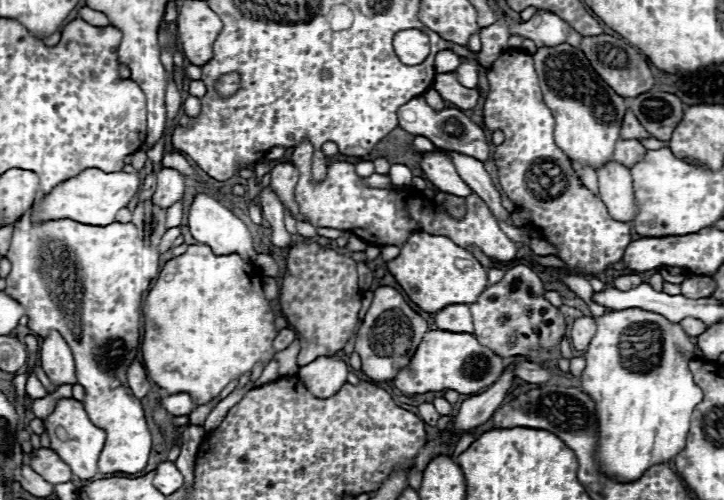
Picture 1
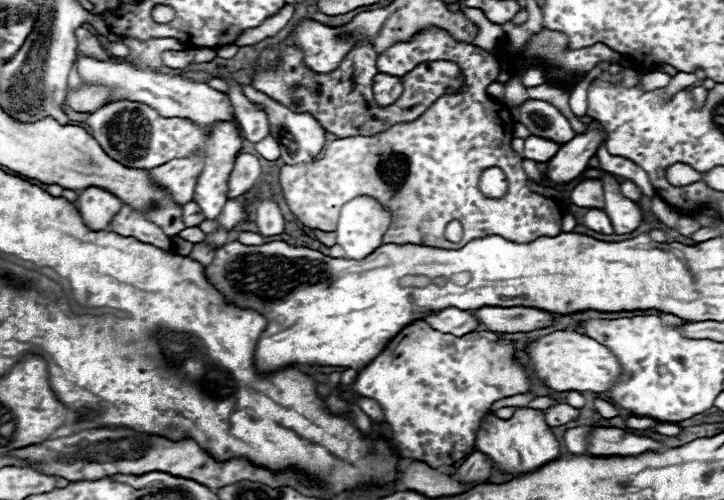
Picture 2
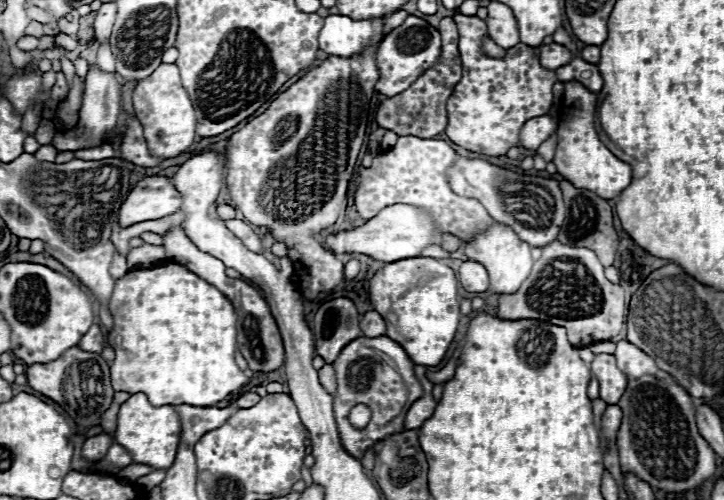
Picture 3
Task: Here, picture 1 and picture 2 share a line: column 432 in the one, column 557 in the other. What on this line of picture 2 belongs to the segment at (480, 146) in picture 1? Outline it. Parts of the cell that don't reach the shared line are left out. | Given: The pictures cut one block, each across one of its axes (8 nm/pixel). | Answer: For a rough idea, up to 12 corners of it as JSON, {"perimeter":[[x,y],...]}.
{"perimeter":[[526,100],[520,120],[532,134],[570,142],[574,130],[556,106]]}

